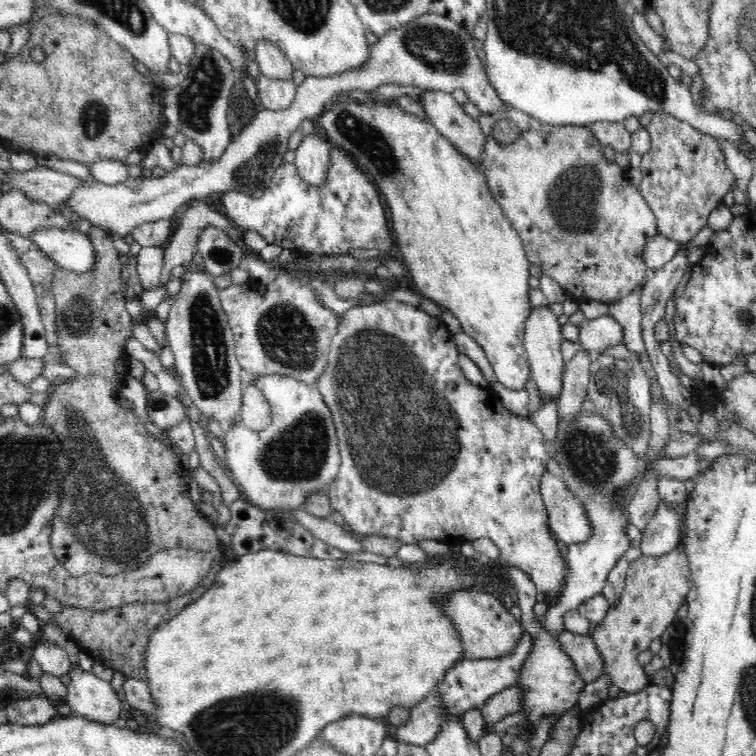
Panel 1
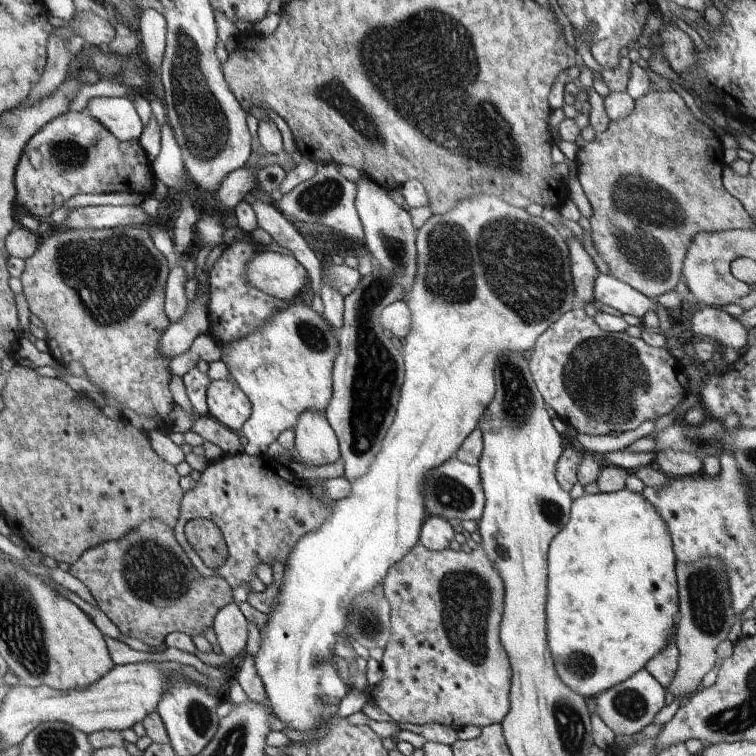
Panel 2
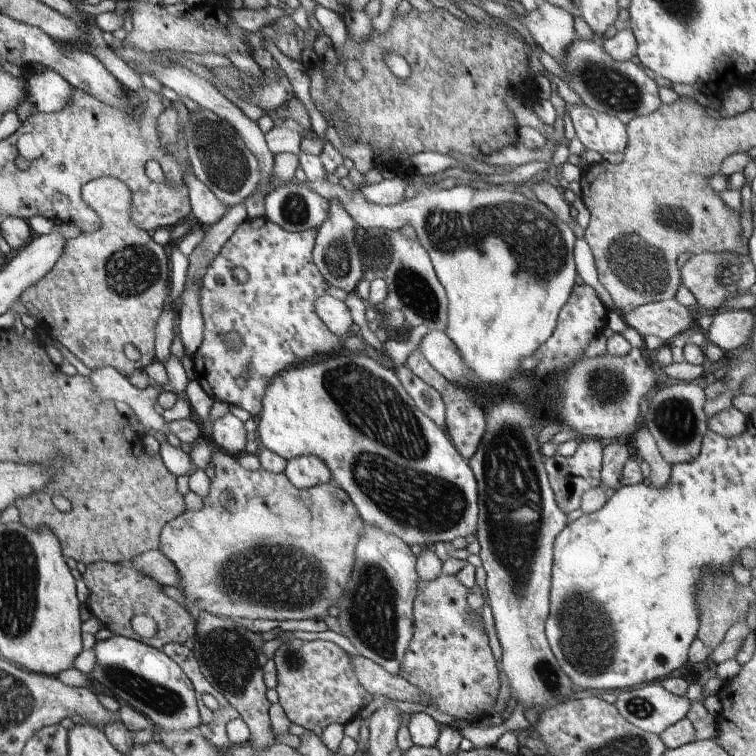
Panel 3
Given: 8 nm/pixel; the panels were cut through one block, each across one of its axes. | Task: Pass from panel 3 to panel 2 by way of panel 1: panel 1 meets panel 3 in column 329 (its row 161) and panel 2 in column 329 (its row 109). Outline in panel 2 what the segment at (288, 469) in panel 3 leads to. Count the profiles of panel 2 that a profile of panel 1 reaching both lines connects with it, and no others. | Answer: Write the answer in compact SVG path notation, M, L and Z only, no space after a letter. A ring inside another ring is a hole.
M305 410L295 424L295 460L303 464L329 466L337 460L339 440L327 422L327 414L321 410Z

